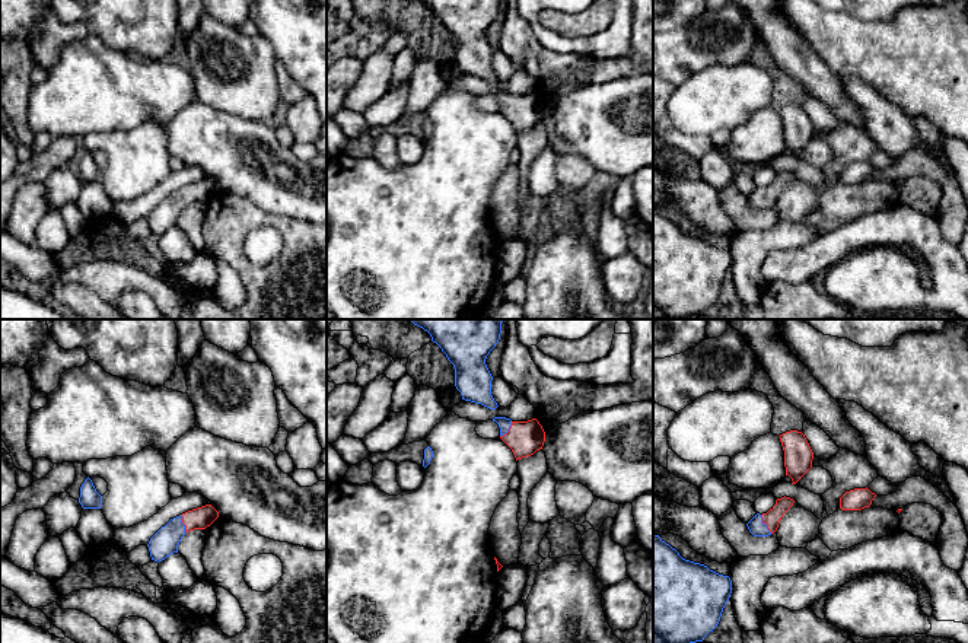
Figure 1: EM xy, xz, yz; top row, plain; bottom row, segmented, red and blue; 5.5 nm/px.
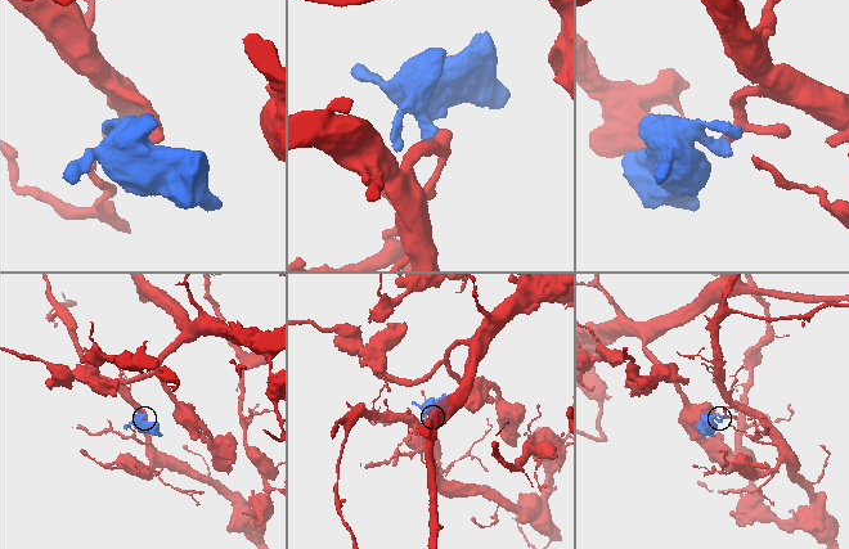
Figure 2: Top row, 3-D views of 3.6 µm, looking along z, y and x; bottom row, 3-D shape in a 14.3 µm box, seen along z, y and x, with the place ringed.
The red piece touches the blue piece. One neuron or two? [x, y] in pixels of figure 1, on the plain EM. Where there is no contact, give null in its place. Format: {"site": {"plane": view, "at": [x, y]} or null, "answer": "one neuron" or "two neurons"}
{"site": {"plane": "yz", "at": [764, 196]}, "answer": "one neuron"}

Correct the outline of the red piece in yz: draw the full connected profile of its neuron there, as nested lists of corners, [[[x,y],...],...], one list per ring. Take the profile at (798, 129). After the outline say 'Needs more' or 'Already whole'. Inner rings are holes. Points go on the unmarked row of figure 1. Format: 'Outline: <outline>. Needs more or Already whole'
Outline: [[[790,104],[778,111],[784,124],[786,149],[796,157],[812,141],[813,125],[802,105]]]. Already whole

